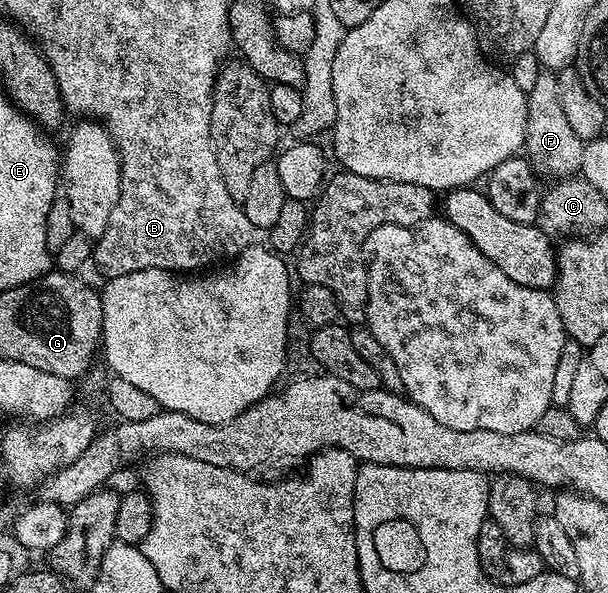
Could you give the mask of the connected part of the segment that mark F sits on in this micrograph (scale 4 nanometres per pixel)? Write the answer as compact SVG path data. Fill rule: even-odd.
M542 69L532 91L526 93L526 108L528 121L526 122L525 158L539 176L551 175L551 180L557 181L573 176L582 165L582 148L584 140L576 137L570 128L564 109L560 105L560 85L558 76L553 71Z

